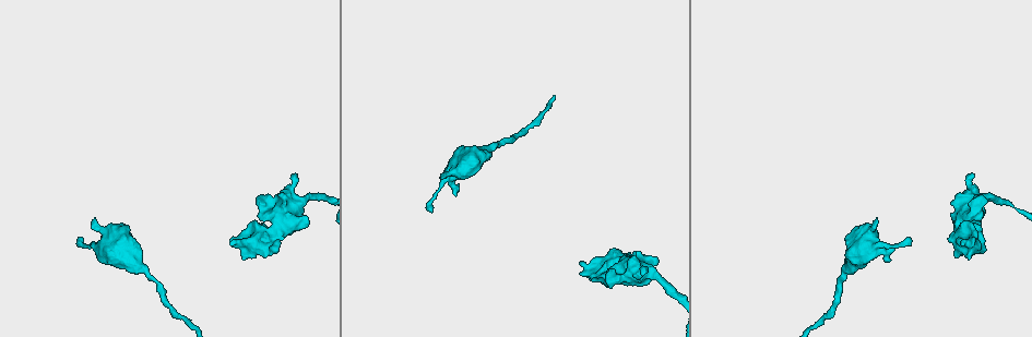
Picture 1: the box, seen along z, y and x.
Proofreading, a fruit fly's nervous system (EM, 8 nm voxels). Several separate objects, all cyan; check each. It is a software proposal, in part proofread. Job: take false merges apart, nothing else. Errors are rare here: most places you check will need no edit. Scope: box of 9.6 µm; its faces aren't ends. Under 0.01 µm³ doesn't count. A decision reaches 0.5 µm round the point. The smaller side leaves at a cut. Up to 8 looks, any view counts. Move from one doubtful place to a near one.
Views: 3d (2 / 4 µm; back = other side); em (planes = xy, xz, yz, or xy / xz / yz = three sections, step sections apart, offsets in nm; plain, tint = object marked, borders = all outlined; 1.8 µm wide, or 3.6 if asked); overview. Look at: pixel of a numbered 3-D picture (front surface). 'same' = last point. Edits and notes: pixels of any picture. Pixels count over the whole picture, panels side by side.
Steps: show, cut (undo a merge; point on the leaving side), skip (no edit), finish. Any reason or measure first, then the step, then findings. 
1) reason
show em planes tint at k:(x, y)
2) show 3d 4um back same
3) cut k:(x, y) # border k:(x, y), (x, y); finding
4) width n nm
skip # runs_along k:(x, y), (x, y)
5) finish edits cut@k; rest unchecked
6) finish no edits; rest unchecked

thick turns thin
show 3d 4um at 1:(595, 269)

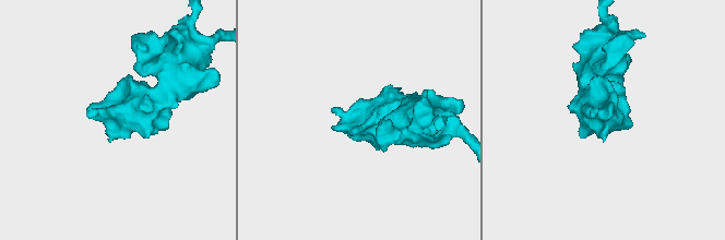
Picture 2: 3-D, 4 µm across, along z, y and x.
shape alone is not enough
show em 3.6um yz step 4 tint at 2:(356, 124)

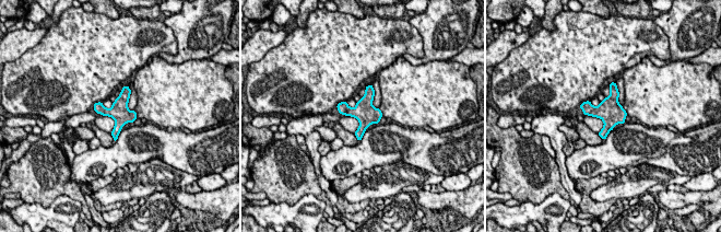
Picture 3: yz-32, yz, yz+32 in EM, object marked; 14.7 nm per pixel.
cut it another way
show em 3.6um planes tint same

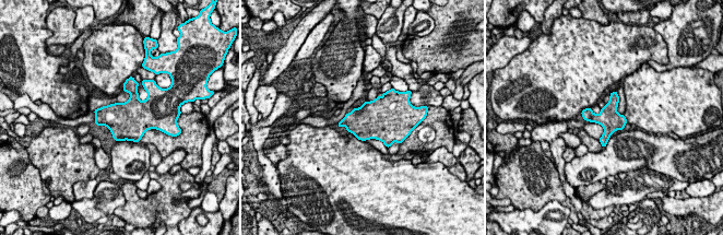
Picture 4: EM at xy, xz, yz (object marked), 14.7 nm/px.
skip # one neuron here

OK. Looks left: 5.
calibre changes
show em 3.6um yz step 4 tint at 1:(298, 207)

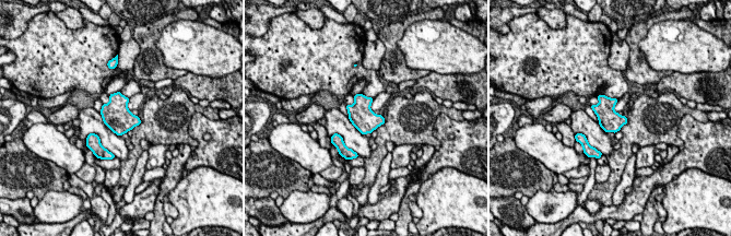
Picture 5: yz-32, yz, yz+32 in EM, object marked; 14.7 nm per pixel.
cut it another way
show em 3.6um planes tint same

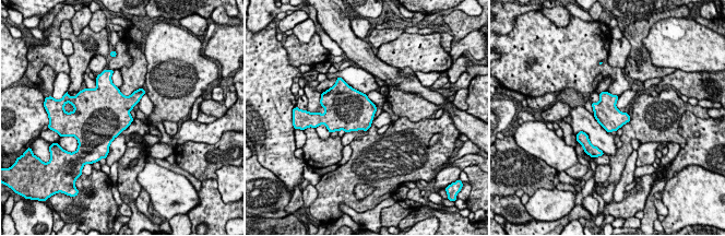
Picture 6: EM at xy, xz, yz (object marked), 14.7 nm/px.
skip # one neuron here

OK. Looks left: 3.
thick turns thin
show em planes borders at 1:(138, 266)

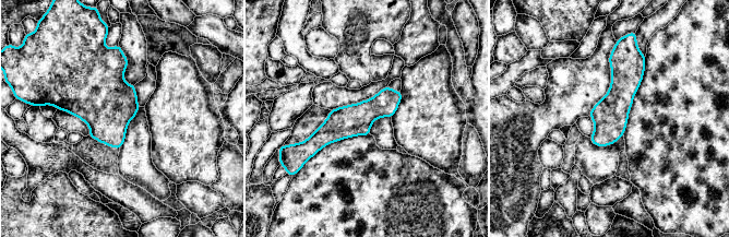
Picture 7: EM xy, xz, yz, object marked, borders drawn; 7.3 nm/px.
skip # continuous, no second neuron

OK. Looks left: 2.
finish no edits; rest unchecked

